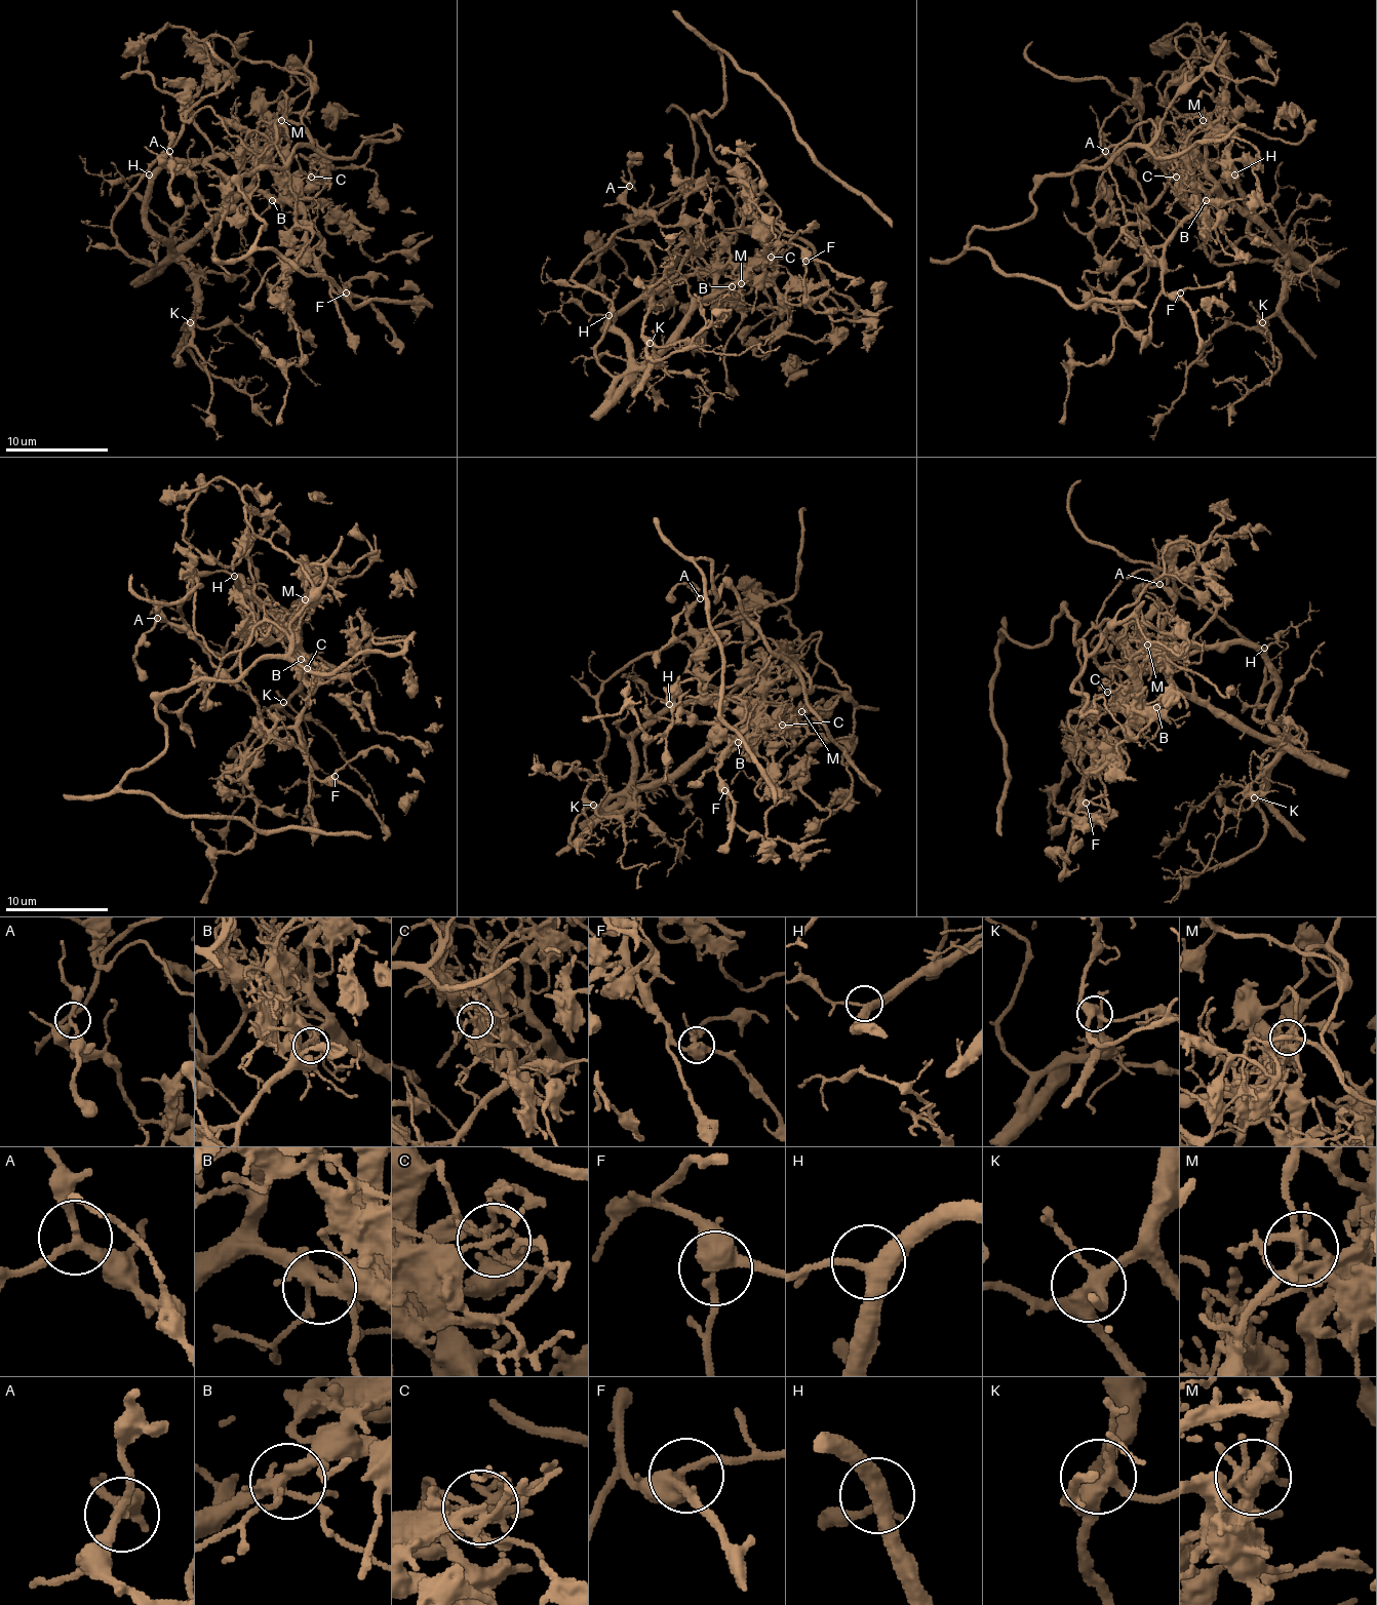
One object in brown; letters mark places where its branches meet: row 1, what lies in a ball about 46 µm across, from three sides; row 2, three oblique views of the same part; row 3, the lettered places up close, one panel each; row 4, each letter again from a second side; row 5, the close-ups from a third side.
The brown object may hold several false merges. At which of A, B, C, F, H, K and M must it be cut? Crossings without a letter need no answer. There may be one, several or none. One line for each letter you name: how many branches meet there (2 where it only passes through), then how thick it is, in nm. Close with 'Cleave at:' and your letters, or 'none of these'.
C: Branches: 3. Thickness 120 nm
M: Branches: 6. Thickness 280 nm
Cleave at: C, M

